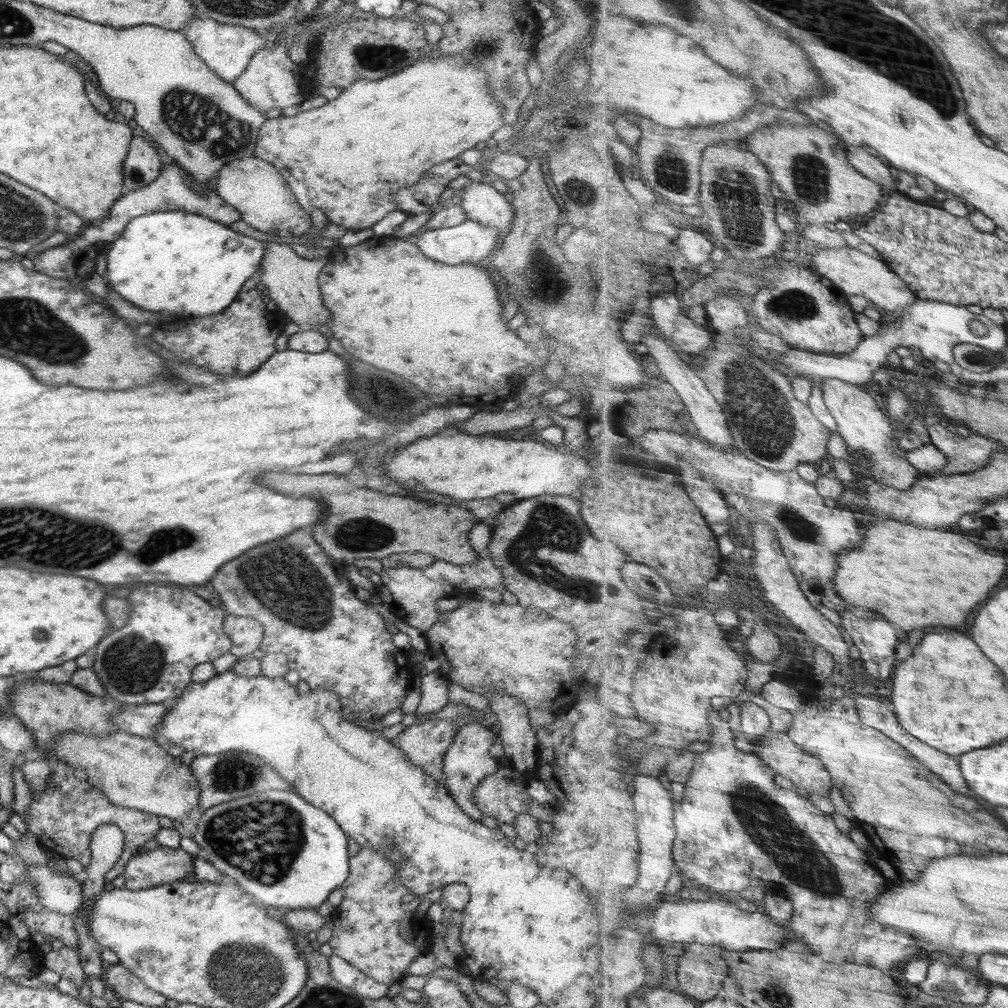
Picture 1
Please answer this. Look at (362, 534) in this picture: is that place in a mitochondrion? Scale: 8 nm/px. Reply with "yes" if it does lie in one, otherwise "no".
yes

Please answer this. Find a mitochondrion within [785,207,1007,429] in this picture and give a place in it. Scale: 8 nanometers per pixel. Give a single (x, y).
(975, 357)

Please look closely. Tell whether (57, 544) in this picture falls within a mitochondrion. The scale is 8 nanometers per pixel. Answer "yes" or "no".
yes

